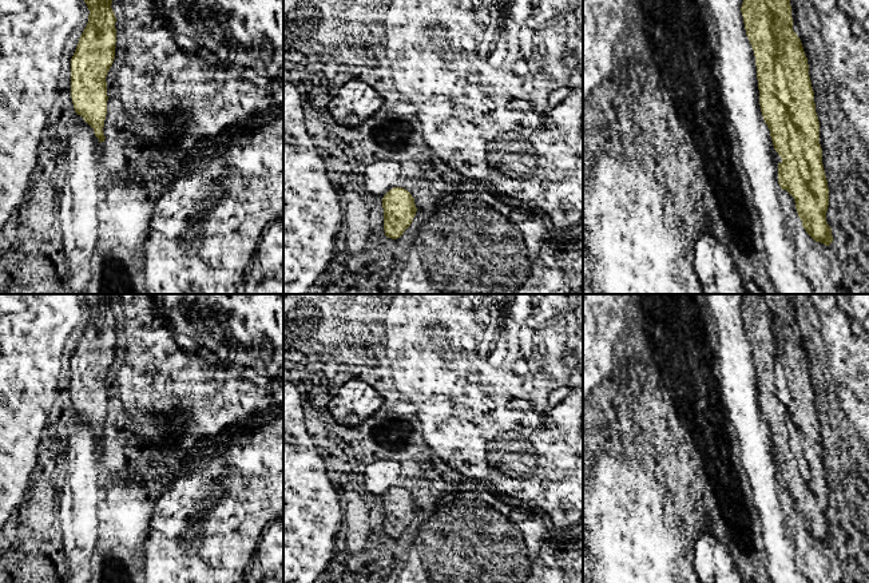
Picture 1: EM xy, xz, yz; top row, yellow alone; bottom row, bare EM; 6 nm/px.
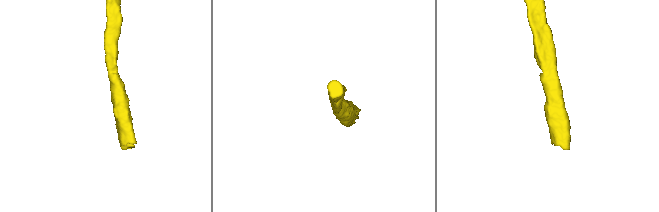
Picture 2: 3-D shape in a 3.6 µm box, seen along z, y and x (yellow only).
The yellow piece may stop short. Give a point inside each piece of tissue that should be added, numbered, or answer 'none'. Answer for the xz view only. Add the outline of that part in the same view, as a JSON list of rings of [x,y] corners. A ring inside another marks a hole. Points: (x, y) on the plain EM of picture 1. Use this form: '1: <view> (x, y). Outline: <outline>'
none

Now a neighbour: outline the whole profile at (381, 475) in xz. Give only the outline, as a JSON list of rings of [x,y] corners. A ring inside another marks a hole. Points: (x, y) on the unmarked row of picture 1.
[[[376,459],[365,468],[365,487],[373,495],[385,495],[396,487],[400,463],[392,459]]]

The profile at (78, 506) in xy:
[[[75,412],[70,421],[72,437],[67,449],[68,471],[59,503],[63,551],[68,583],[88,583],[98,542],[99,439],[94,428]]]

